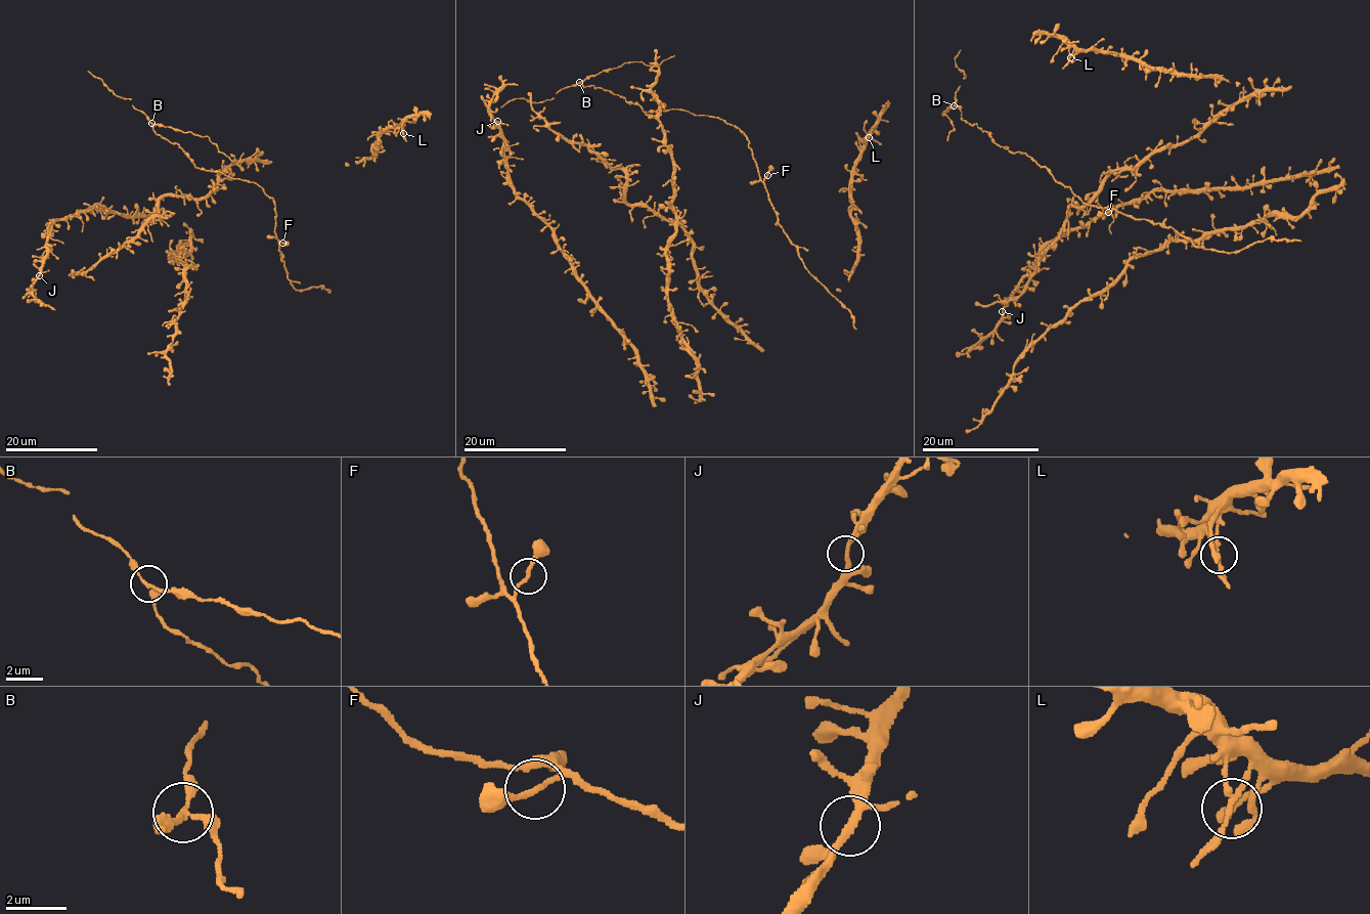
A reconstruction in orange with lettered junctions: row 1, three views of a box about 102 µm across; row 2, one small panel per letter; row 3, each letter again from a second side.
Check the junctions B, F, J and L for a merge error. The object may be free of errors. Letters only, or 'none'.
B

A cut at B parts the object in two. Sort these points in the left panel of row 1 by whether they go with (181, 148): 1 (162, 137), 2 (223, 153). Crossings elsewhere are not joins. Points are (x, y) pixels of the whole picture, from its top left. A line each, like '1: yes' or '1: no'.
1: yes
2: no

